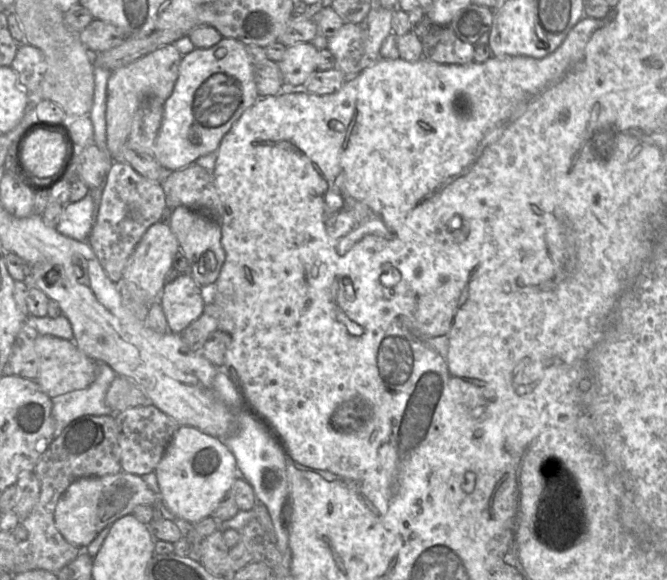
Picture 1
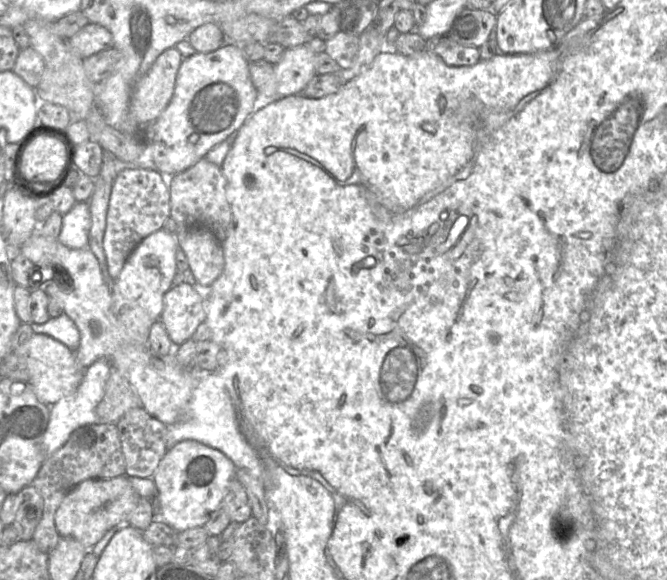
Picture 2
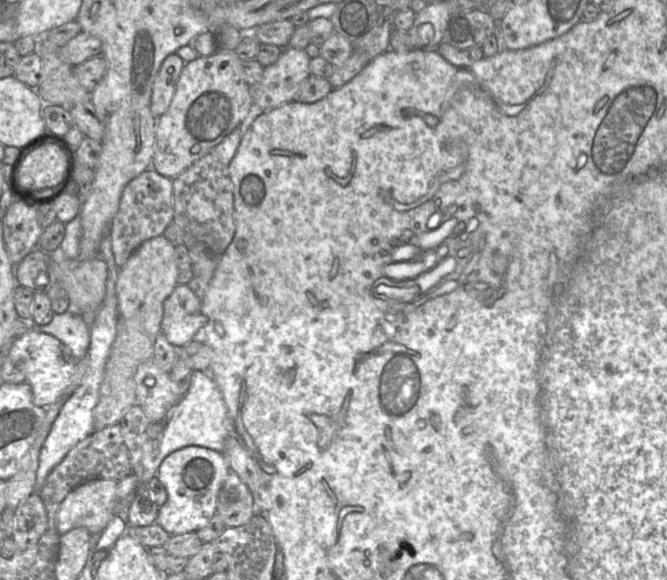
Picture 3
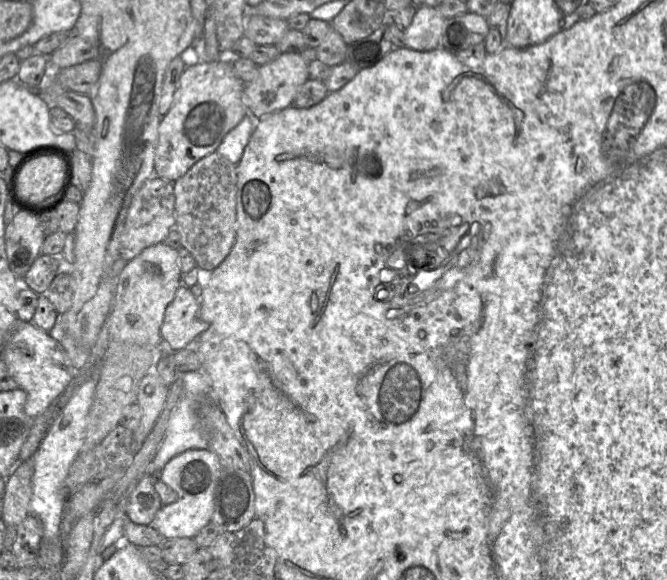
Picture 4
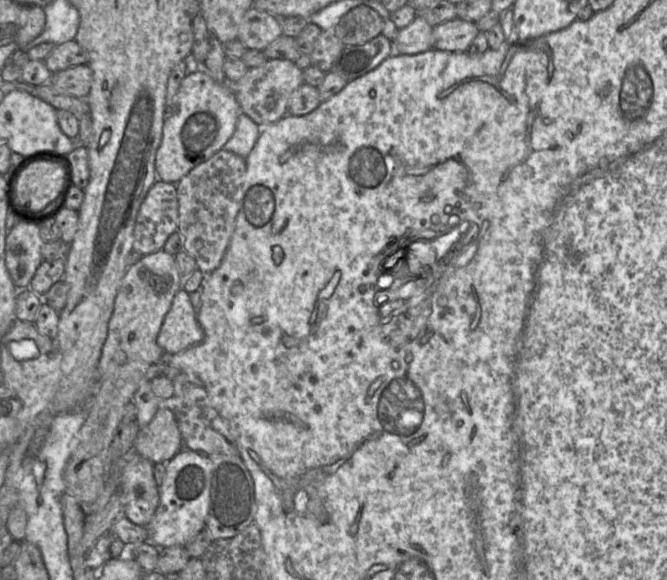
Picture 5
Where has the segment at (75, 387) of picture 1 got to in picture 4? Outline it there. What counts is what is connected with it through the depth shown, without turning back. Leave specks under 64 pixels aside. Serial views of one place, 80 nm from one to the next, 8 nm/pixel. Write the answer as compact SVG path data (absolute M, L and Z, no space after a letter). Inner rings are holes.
M33 323L17 325L3 346L2 358L11 375L27 395L25 412L31 419L40 415L66 388L74 368L62 345Z

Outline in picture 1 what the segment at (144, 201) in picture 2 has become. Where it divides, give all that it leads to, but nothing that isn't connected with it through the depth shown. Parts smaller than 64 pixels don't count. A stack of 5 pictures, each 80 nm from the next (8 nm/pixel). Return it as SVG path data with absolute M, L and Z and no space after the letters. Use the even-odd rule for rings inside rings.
M125 162L111 164L87 242L112 282L122 279L129 257L147 229L161 221L165 207L166 195L160 182L145 178Z

